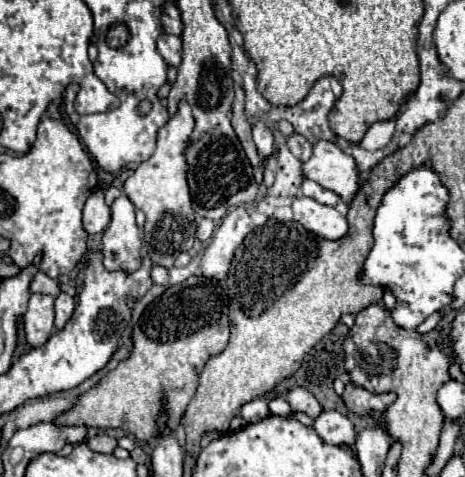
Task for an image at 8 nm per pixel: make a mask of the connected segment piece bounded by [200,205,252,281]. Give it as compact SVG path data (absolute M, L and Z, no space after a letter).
M238 205L228 211L222 219L222 225L208 241L202 255L202 275L222 281L228 275L234 251L242 245L246 235L252 231L252 221L244 205Z

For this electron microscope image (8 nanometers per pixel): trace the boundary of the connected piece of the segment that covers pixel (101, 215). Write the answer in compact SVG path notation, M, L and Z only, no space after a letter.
M94 191L88 197L86 205L84 205L84 217L82 217L84 229L90 235L102 233L108 227L108 223L110 223L110 215L112 213L110 213L110 207L104 201L104 193L102 191Z

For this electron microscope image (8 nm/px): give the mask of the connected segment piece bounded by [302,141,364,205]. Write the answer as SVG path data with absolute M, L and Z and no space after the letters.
M318 141L314 145L314 155L310 161L302 163L302 173L306 179L334 191L340 199L350 205L358 189L362 187L362 177L352 155L346 155L330 141Z

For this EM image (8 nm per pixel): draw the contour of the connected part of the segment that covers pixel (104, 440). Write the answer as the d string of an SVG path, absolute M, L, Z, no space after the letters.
M100 433L92 439L88 439L88 447L96 453L112 453L116 449L116 445L118 445L118 441L106 433Z

